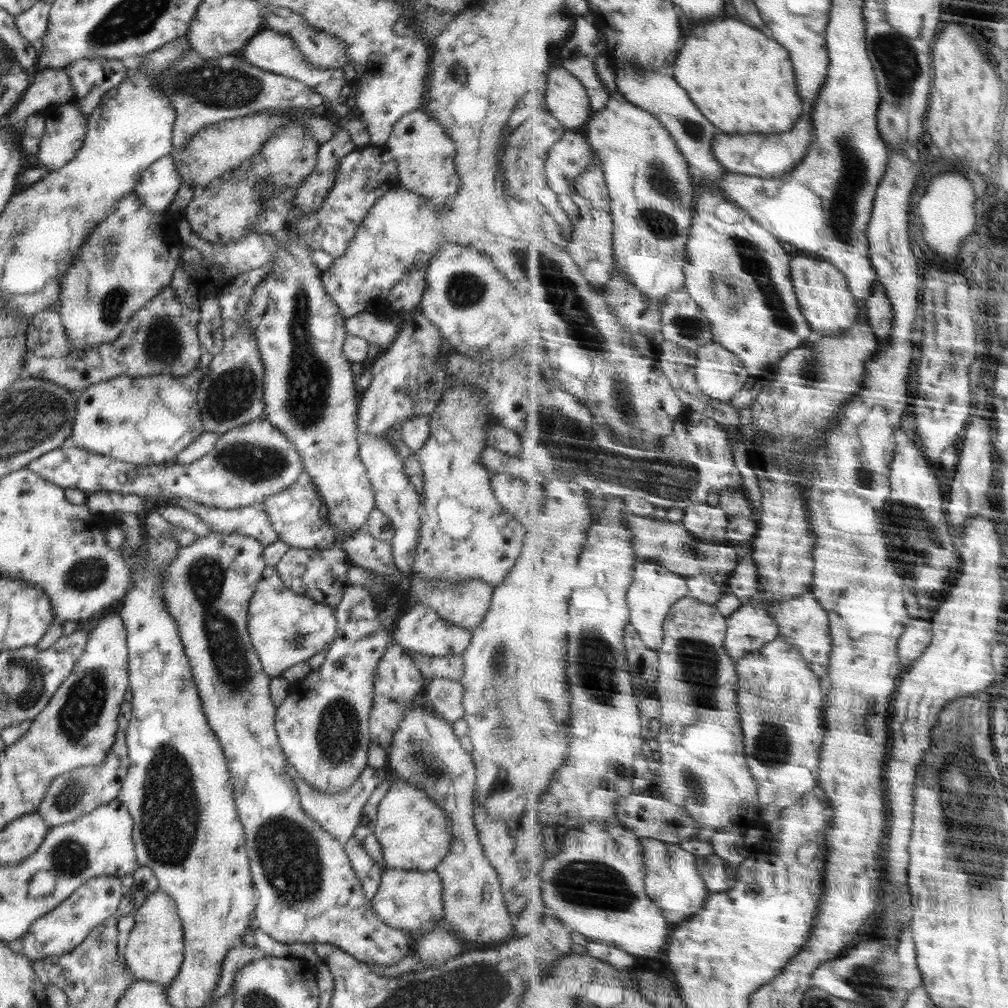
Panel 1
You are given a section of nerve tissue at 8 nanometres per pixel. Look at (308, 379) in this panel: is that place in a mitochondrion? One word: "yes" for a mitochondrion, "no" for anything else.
yes

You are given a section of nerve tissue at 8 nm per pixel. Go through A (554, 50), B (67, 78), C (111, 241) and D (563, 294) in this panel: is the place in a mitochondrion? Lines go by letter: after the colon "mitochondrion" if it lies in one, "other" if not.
A: other
B: other
C: mitochondrion
D: mitochondrion

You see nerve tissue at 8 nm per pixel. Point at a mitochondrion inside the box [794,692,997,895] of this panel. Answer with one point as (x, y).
(961, 778)

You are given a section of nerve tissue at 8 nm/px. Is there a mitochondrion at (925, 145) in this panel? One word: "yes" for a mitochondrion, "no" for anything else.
no

